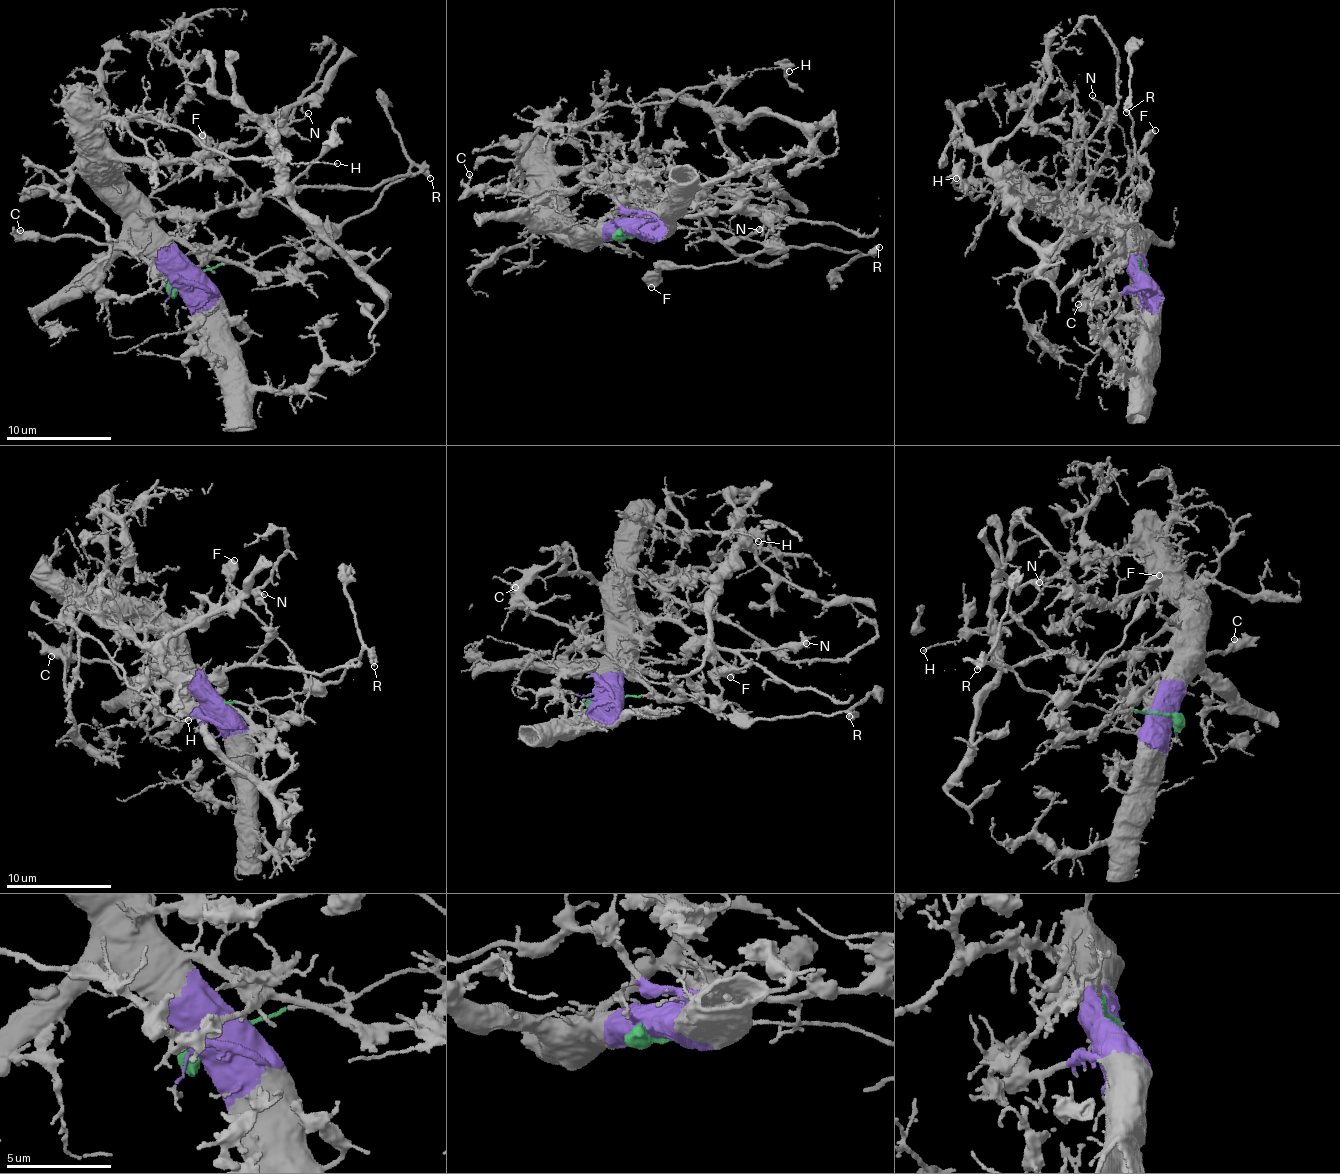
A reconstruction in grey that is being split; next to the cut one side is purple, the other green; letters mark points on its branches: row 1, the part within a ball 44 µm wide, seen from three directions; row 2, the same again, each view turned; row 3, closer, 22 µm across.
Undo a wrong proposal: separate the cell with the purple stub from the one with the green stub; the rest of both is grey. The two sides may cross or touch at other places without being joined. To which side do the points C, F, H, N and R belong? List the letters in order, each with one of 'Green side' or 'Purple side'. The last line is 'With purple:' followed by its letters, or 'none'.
C: Purple side
F: Green side
H: Purple side
N: Purple side
R: Green side
With purple: C, H, N

